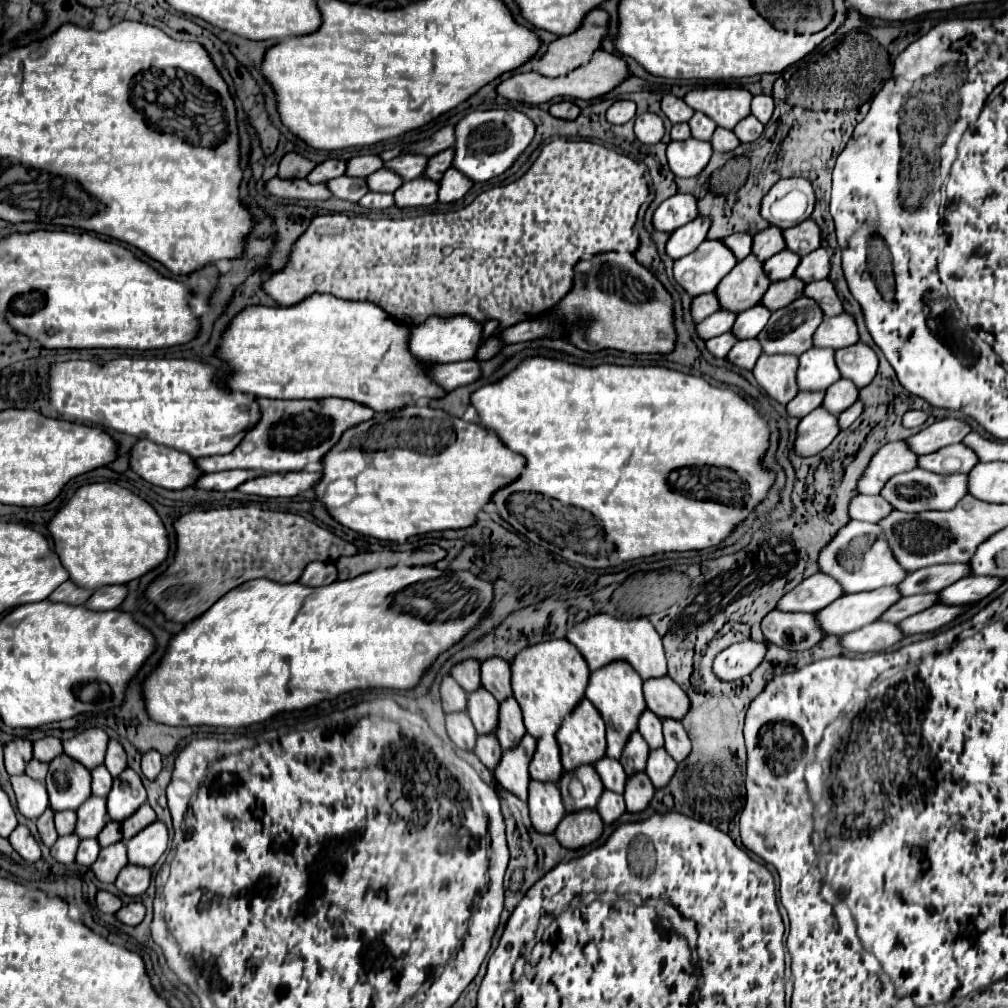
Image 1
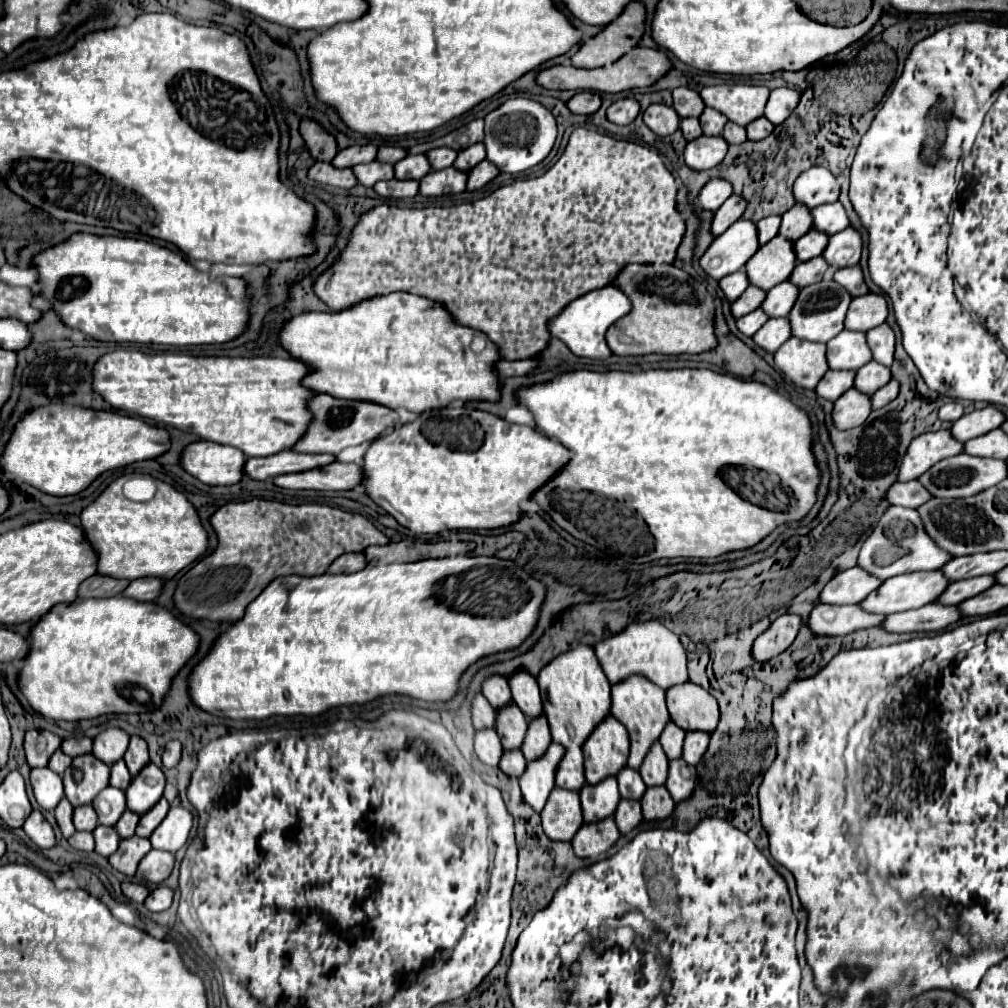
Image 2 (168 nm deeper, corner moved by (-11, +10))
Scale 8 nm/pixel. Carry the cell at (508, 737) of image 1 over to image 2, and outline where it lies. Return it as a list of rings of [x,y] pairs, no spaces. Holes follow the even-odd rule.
[[[537,717],[529,721],[529,731],[521,747],[527,761],[537,761],[539,757],[543,757],[543,753],[547,753],[547,745],[551,745],[551,731],[547,725],[547,719]]]

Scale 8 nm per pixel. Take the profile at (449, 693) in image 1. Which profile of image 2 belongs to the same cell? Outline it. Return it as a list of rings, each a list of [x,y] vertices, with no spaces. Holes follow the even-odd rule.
[[[477,695],[473,701],[473,725],[475,729],[495,729],[495,709],[483,695]]]

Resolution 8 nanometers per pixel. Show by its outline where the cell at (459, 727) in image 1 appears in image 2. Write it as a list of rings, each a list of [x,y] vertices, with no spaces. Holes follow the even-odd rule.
[[[493,729],[477,731],[475,733],[475,753],[485,765],[499,767],[499,757],[503,755],[503,747],[501,747],[499,735]]]

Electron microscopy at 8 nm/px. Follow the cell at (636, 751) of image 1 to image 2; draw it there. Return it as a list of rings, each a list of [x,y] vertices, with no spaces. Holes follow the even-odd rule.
[[[655,743],[649,751],[649,755],[645,757],[643,765],[641,765],[641,777],[645,781],[645,785],[665,785],[667,781],[667,765],[669,765],[669,759],[667,755],[663,753],[661,745]]]

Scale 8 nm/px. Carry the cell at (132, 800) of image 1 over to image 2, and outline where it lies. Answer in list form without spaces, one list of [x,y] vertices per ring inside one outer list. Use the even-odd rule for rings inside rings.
[[[149,763],[129,785],[129,789],[125,791],[127,795],[127,809],[143,815],[147,813],[161,797],[163,797],[163,789],[165,789],[165,775],[163,771]]]

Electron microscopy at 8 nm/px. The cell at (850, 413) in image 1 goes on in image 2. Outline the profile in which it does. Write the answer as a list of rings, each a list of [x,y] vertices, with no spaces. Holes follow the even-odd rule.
[[[891,379],[885,387],[881,387],[879,391],[875,391],[875,393],[871,395],[871,403],[875,405],[873,409],[881,409],[881,407],[885,407],[885,405],[891,403],[897,395],[899,395],[899,381]]]

